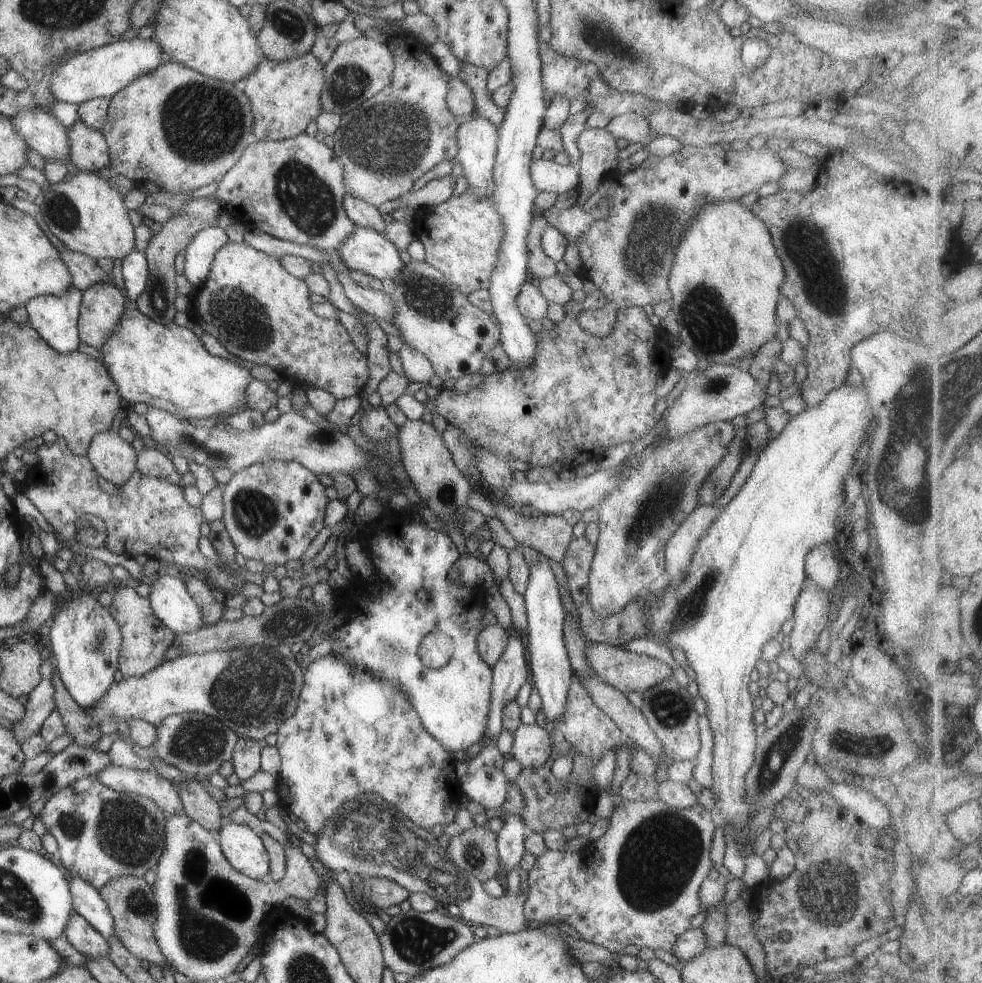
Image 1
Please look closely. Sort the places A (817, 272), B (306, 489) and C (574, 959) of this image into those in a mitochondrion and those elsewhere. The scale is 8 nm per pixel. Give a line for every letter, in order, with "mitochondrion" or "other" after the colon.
A: mitochondrion
B: other
C: other

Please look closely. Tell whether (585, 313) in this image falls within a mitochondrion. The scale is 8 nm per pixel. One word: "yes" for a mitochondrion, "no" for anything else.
no

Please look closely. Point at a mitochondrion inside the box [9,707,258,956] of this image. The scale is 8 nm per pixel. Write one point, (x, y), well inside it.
(125, 831)

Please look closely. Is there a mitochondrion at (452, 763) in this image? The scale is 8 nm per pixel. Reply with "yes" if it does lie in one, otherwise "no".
no

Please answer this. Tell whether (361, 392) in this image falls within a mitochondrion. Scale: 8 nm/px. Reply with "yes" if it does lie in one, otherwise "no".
no

